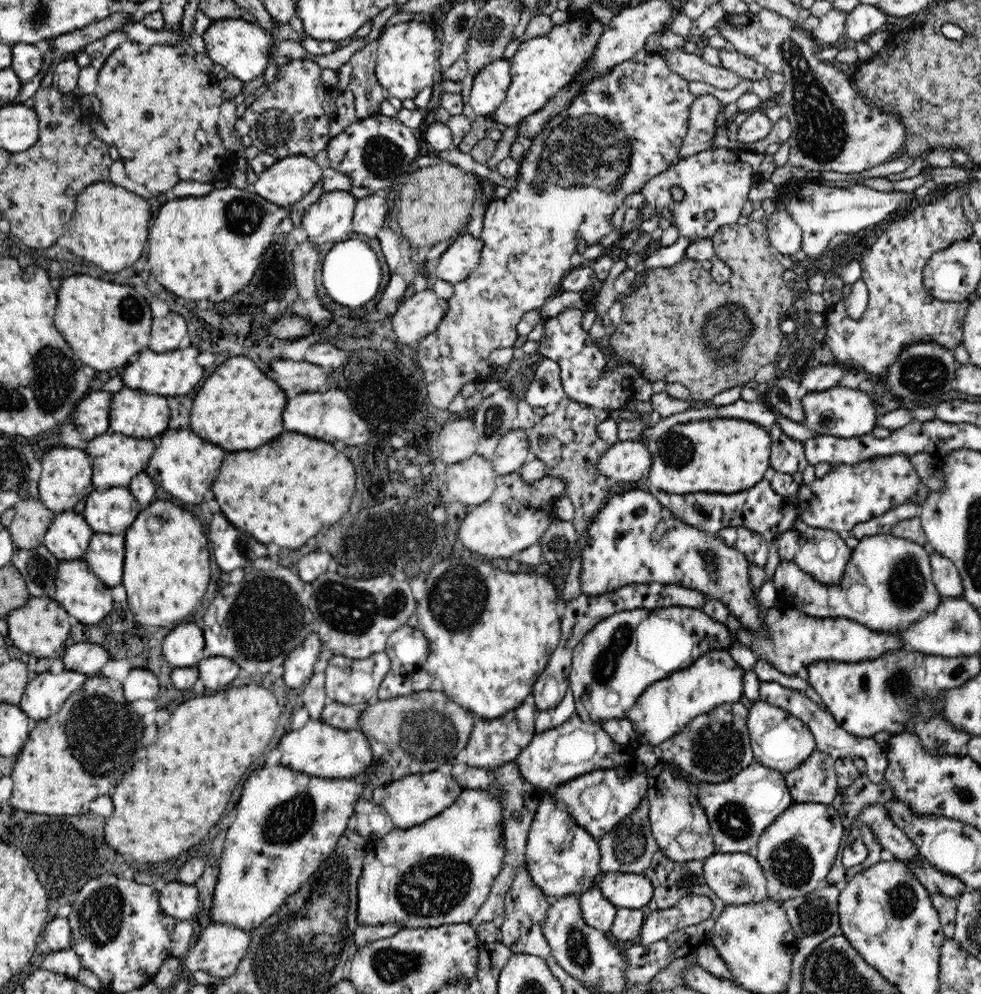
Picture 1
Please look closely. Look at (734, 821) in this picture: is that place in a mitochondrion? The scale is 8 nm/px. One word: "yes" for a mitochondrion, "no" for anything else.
yes

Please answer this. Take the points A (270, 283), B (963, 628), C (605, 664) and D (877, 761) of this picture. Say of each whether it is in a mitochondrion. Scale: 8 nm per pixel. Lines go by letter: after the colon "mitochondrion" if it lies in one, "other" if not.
A: other
B: mitochondrion
C: mitochondrion
D: other

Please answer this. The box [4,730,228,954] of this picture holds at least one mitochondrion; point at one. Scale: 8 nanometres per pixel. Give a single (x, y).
(101, 914)

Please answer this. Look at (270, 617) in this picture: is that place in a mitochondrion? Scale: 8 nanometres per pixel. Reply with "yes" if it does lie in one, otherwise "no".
yes

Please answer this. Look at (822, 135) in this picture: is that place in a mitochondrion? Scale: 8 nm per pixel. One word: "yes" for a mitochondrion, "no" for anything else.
yes

